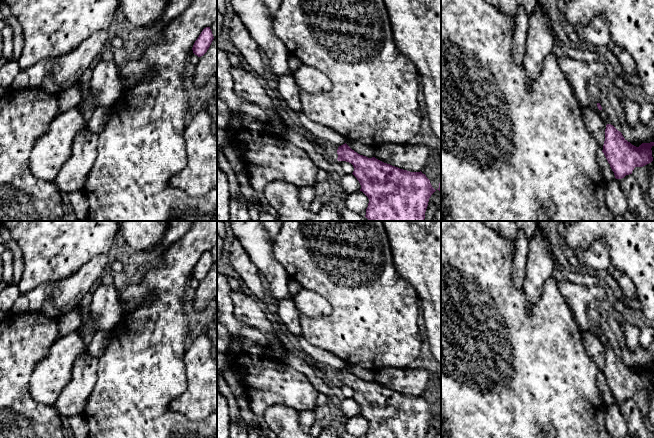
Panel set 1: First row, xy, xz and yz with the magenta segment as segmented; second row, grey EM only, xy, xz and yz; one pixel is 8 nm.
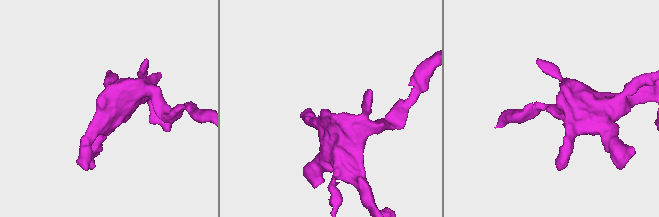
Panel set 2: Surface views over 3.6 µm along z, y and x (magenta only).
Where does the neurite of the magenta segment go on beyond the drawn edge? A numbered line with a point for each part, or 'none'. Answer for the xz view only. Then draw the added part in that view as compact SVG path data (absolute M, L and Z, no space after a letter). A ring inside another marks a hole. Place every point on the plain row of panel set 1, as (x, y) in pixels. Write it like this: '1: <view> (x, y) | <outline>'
none

